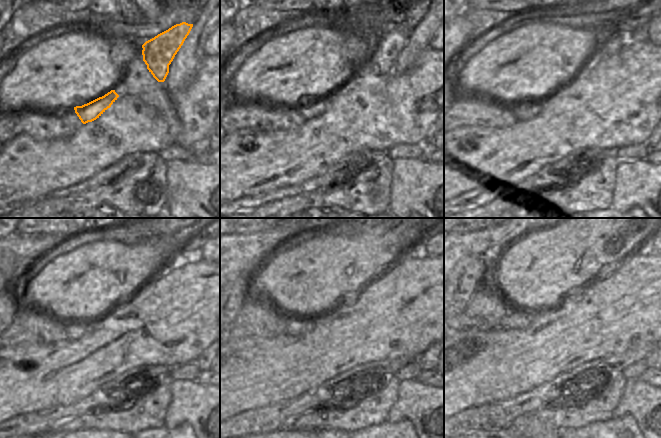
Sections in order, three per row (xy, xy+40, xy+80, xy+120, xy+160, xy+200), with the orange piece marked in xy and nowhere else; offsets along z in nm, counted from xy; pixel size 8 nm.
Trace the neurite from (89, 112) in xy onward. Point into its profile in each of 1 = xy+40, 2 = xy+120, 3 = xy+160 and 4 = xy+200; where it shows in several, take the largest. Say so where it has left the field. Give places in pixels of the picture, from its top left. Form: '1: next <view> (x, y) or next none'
1: next xy+40 (315, 108)
2: next xy+120 (75, 329)
3: next xy+160 (294, 324)
4: next xy+200 (515, 320)

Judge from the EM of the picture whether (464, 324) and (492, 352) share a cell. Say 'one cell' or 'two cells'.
two cells

